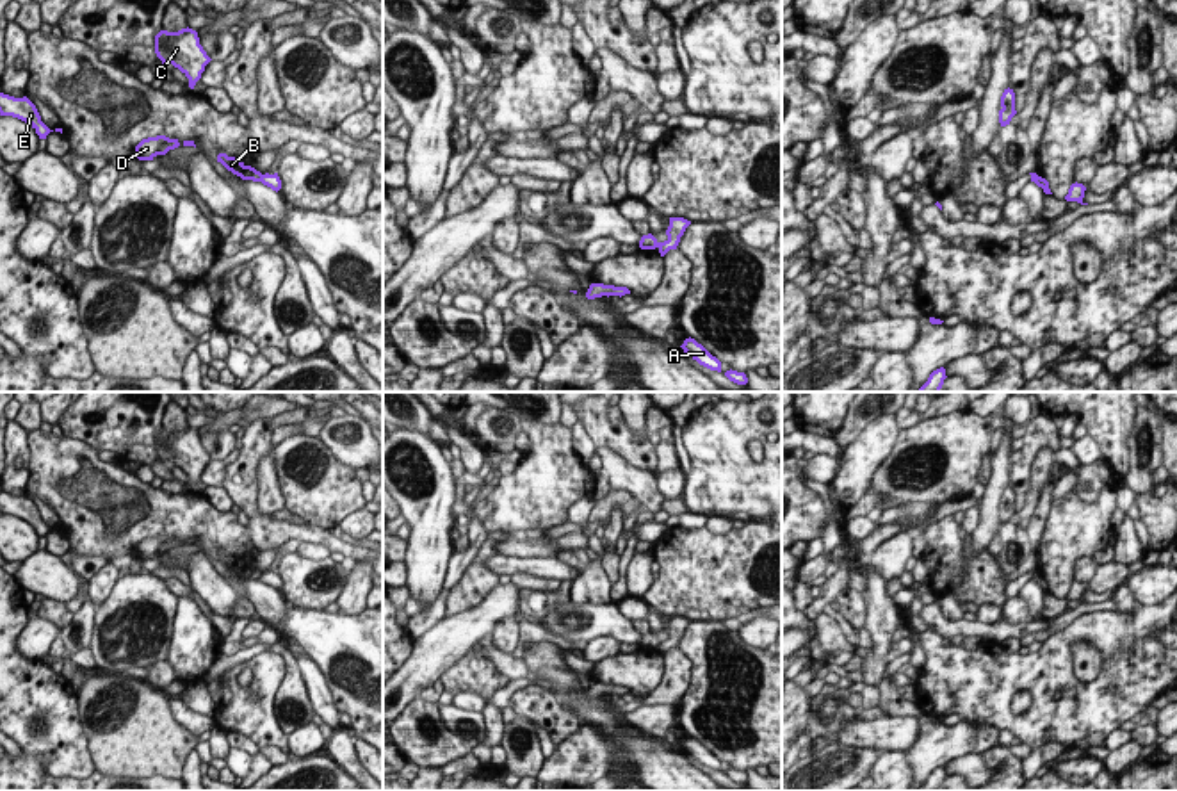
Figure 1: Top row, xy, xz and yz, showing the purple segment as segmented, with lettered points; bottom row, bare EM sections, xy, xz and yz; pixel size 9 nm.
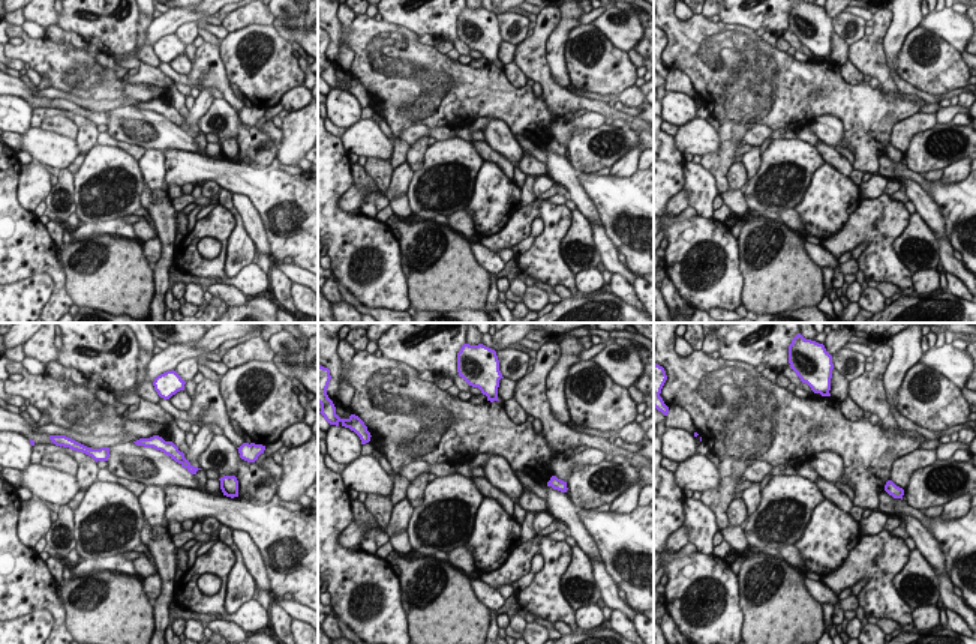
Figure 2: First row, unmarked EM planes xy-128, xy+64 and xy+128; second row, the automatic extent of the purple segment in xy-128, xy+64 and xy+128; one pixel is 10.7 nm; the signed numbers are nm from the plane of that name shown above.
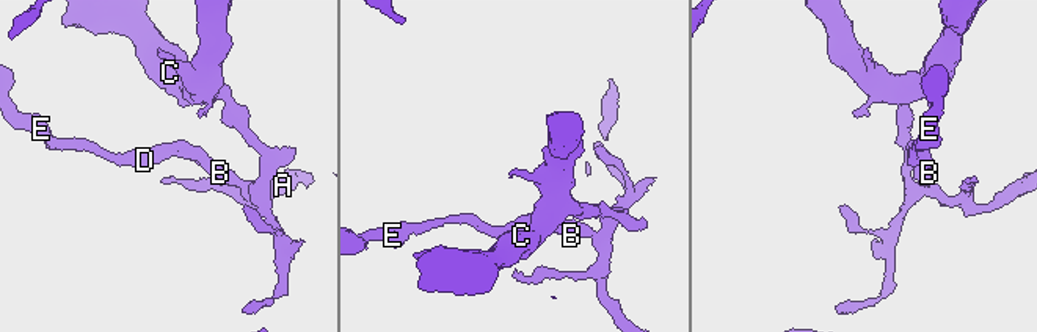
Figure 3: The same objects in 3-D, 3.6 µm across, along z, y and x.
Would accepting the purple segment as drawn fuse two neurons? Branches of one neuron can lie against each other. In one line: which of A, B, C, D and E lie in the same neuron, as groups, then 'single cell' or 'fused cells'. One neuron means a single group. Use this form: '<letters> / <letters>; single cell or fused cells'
A C / B D E; fused cells

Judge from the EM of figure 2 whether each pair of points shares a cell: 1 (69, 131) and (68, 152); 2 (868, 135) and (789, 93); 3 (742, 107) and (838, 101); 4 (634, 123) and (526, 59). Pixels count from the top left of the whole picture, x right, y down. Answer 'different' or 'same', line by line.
1: different
2: same
3: same
4: same

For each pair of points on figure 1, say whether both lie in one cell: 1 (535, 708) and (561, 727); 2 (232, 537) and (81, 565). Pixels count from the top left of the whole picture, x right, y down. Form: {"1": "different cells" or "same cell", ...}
{"1": "same cell", "2": "different cells"}

